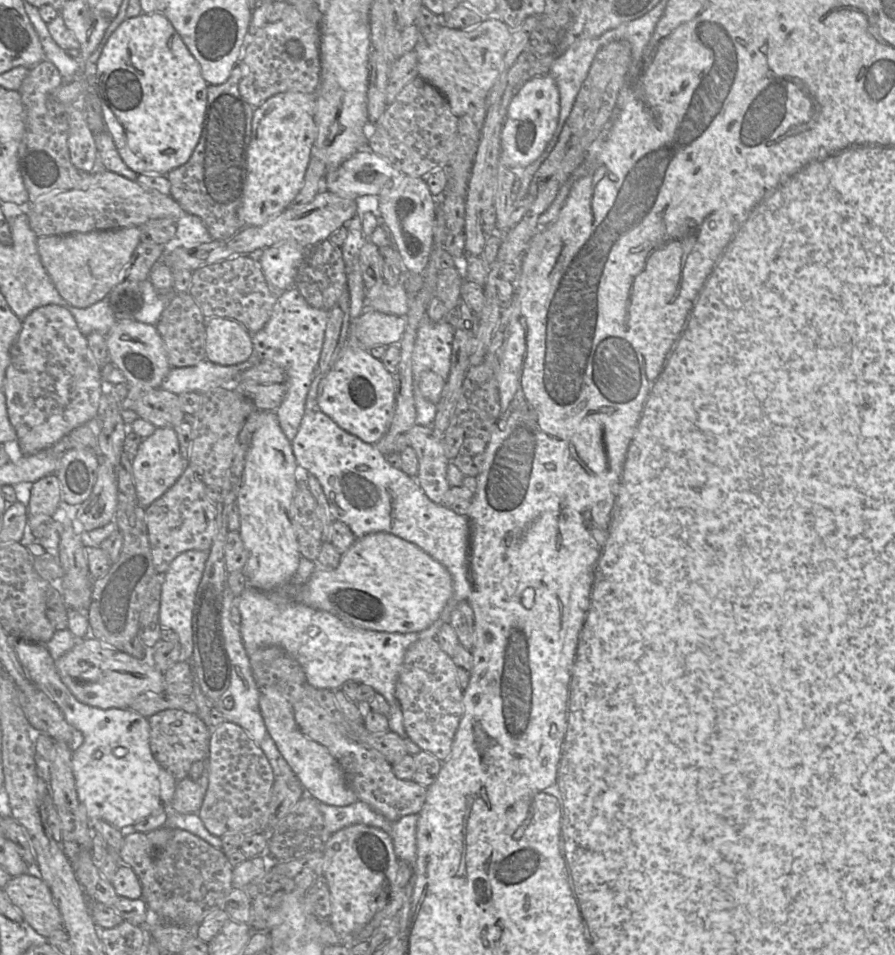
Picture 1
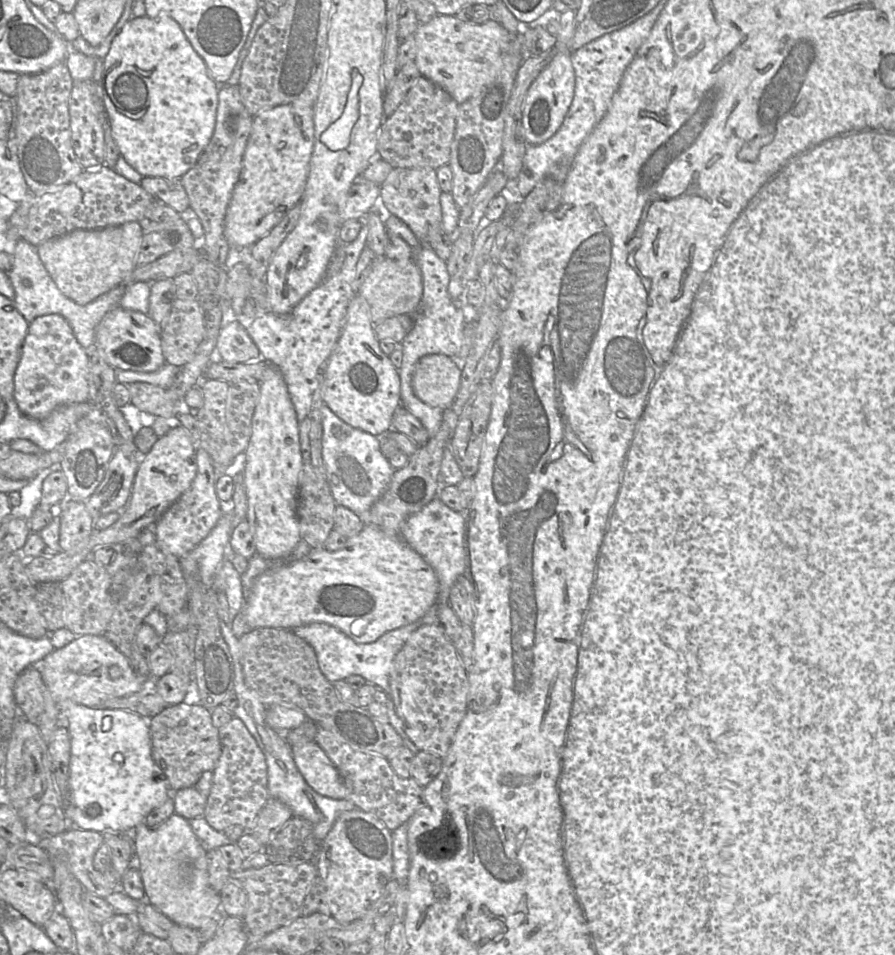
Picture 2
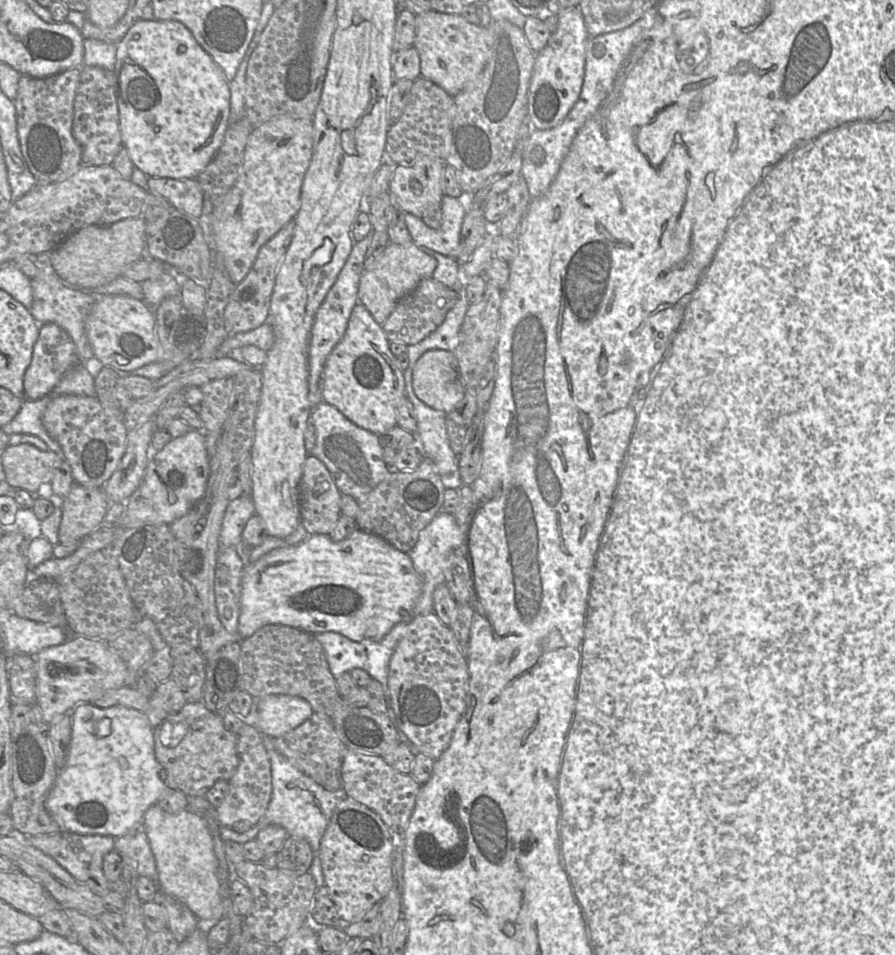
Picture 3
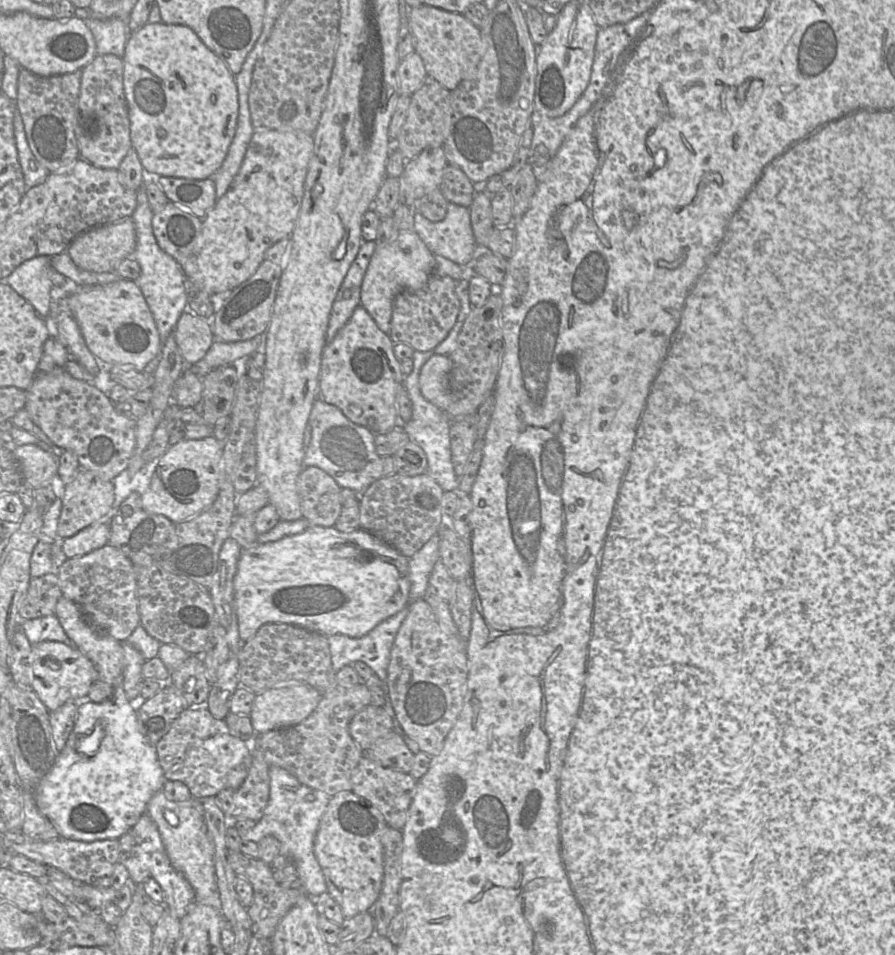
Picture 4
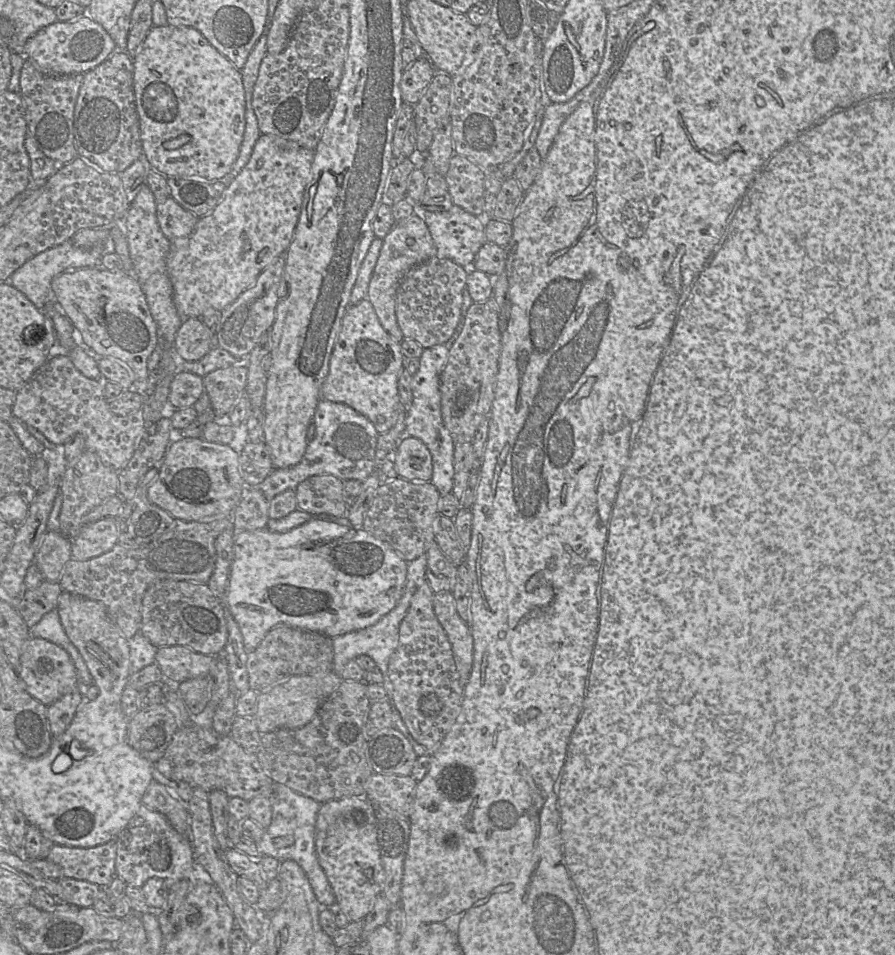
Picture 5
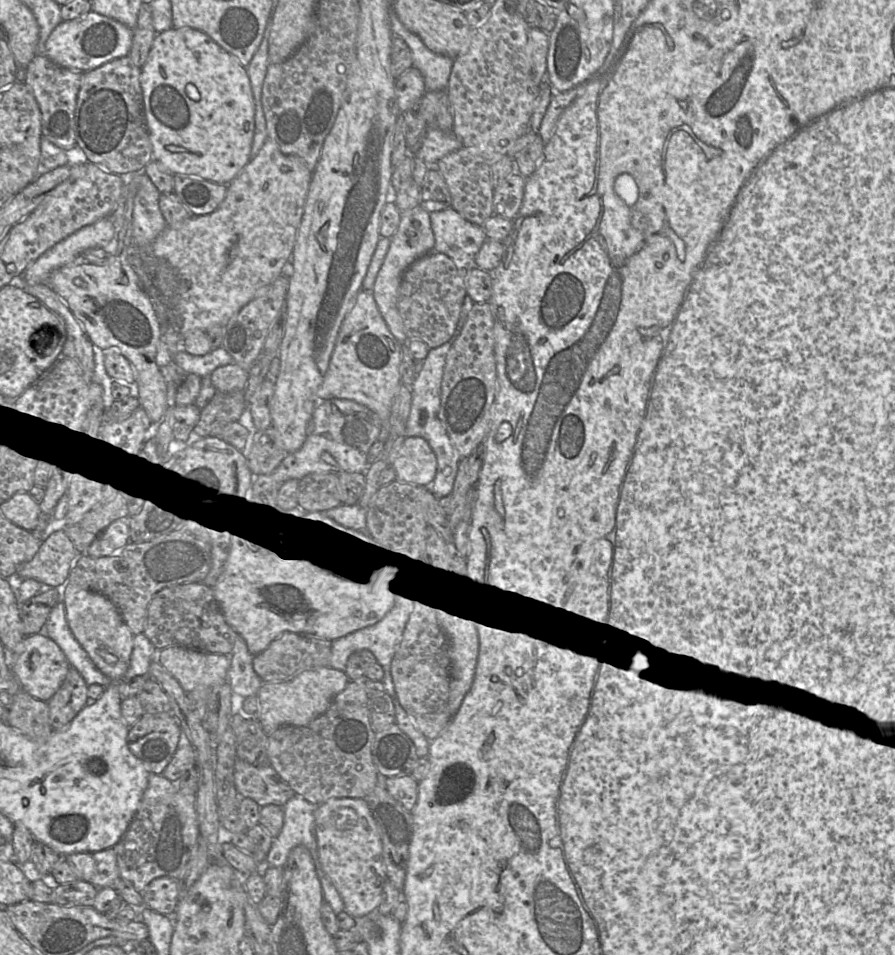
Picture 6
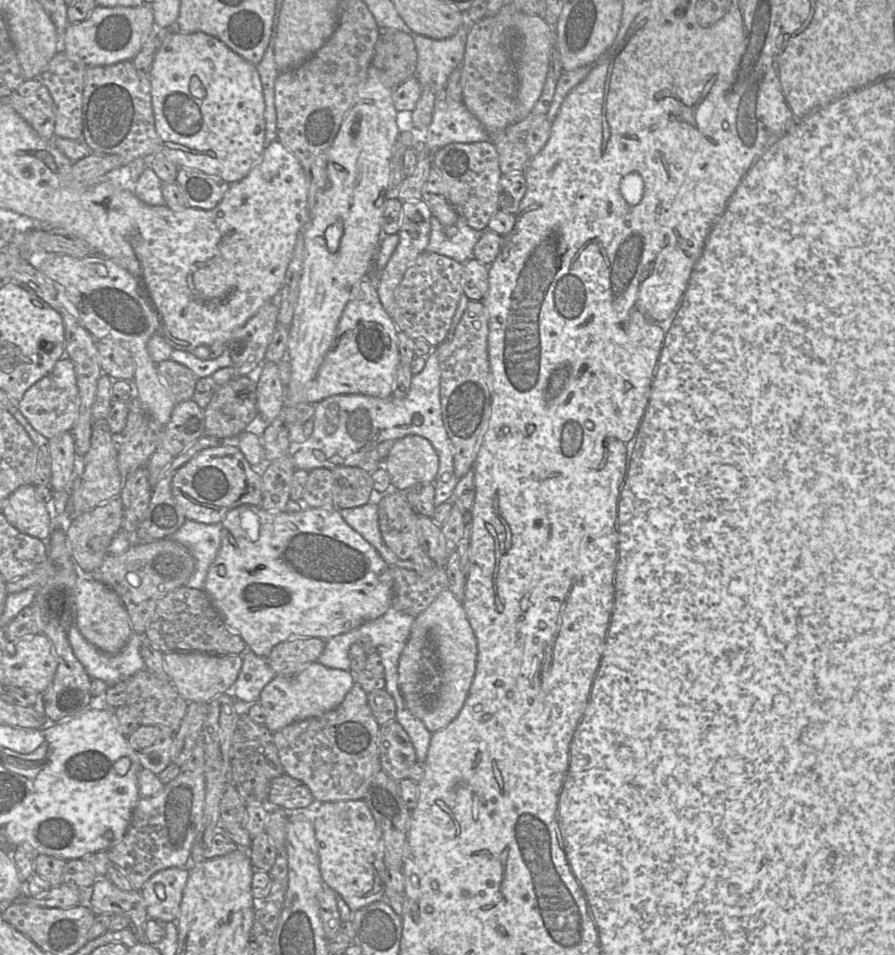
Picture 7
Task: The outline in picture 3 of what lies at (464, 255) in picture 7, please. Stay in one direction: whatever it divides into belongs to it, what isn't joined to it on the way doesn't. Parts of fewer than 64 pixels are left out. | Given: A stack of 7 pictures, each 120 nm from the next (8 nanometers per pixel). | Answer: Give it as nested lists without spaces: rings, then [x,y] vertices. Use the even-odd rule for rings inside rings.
[[[463,194],[460,198],[443,195],[441,200],[442,225],[439,229],[429,228],[421,218],[405,213],[404,219],[412,241],[421,249],[430,249],[442,255],[456,259],[460,253],[460,232],[468,205]]]

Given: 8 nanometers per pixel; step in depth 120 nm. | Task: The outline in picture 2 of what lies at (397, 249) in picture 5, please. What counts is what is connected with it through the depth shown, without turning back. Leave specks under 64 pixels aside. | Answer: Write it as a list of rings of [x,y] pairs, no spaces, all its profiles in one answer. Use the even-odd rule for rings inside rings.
[[[386,256],[379,257],[360,286],[358,294],[367,301],[374,325],[393,316],[415,315],[423,294],[421,271],[413,260],[398,261]]]

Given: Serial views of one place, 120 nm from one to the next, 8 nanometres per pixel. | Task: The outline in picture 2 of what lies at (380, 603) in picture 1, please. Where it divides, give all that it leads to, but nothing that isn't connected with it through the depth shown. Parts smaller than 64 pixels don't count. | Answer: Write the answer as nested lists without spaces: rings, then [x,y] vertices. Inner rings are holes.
[[[364,525],[341,550],[313,549],[301,560],[268,568],[247,593],[242,614],[248,629],[291,630],[322,622],[366,644],[419,620],[432,605],[439,605],[438,594],[433,568],[403,538]]]

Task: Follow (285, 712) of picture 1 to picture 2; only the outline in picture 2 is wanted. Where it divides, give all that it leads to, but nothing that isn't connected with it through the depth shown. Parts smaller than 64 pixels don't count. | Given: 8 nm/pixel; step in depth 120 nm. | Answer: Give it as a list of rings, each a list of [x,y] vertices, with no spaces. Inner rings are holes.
[[[315,741],[291,747],[295,764],[308,785],[318,794],[346,799],[347,789],[325,751]]]

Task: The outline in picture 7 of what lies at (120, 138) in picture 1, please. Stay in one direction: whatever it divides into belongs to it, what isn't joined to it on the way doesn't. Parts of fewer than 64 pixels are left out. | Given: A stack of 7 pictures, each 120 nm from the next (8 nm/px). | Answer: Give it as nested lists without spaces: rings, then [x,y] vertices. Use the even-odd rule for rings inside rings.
[[[174,31],[164,37],[164,42],[157,49],[149,72],[149,80],[155,129],[161,140],[161,151],[169,161],[179,168],[198,170],[213,178],[220,178],[229,184],[236,183],[246,177],[260,161],[265,149],[265,100],[256,66],[233,52],[223,42],[213,36],[201,32],[183,34]]]

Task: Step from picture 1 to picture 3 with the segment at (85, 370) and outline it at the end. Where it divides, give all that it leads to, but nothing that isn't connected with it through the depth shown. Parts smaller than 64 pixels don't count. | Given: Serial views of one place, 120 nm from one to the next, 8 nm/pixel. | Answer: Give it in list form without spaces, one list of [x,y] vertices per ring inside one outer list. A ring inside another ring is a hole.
[[[54,323],[41,324],[31,363],[23,377],[25,399],[35,401],[48,395],[77,362],[76,346],[67,332]]]

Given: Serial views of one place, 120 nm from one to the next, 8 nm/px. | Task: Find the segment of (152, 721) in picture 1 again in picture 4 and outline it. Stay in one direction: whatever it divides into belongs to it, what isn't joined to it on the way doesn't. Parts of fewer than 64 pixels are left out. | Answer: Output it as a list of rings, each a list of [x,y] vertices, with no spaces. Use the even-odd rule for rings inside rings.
[[[205,705],[184,709],[155,749],[164,778],[183,782],[196,799],[216,796],[224,789],[237,790],[253,760],[251,745],[232,736],[226,722],[214,719]]]

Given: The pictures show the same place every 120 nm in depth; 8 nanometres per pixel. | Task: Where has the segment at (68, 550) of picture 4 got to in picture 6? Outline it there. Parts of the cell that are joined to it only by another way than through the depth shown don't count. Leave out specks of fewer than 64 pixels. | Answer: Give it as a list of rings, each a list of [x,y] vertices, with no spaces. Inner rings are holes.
[[[118,519],[105,528],[91,543],[87,555],[110,556],[130,542],[129,519]]]

